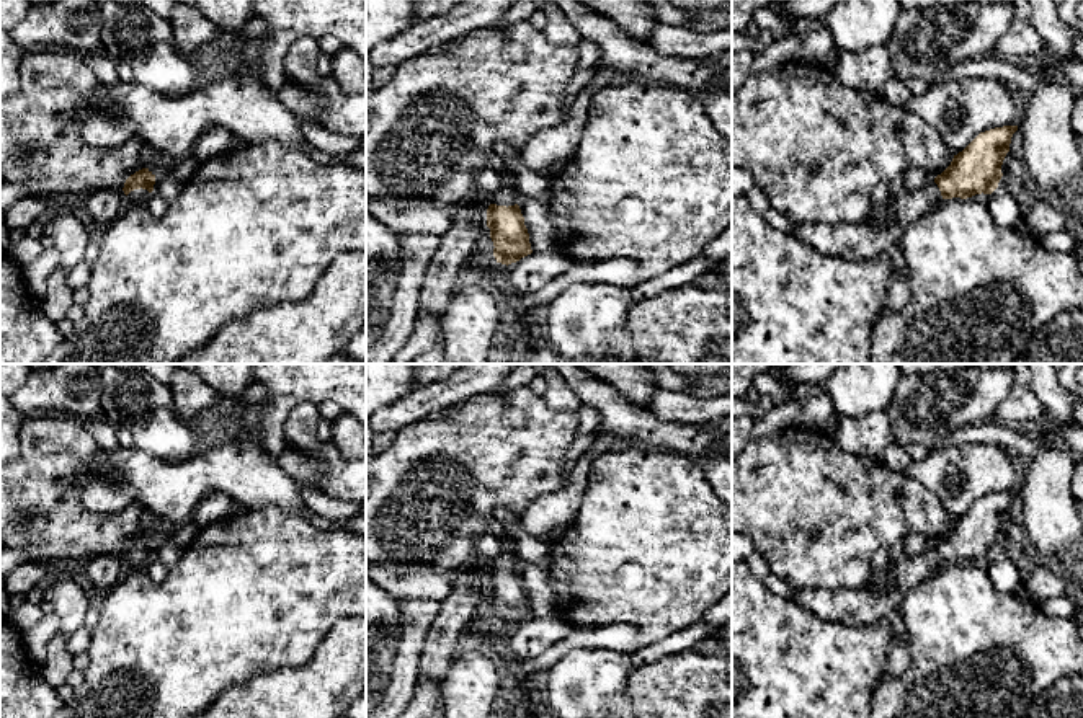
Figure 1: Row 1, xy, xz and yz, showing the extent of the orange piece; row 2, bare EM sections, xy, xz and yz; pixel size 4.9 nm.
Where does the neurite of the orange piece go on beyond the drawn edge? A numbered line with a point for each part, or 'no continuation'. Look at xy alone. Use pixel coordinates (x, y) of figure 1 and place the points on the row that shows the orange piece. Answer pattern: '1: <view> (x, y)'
1: xy (138, 195)

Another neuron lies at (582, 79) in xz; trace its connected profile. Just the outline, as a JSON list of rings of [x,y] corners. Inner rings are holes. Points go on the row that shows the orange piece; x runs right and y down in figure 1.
[[[582,69],[577,70],[572,78],[570,83],[567,86],[567,96],[565,96],[565,113],[570,113],[572,103],[577,98],[577,93],[580,90],[590,88],[593,78],[595,78],[595,69]]]

